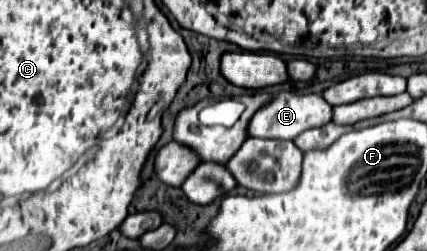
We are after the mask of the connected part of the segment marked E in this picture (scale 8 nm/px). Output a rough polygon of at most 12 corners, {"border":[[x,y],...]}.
{"border":[[279,92],[251,120],[257,138],[295,140],[333,120],[319,94]]}

